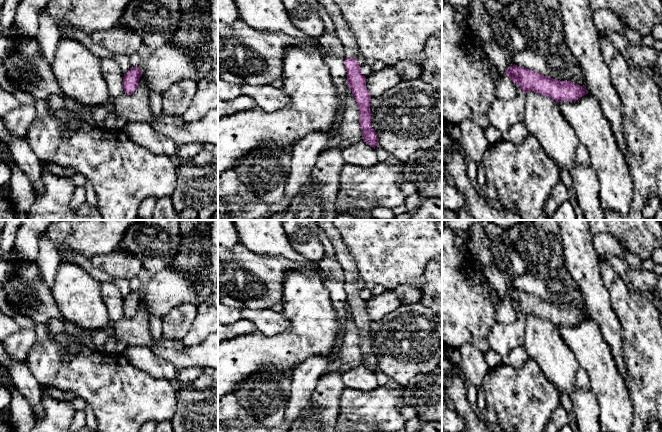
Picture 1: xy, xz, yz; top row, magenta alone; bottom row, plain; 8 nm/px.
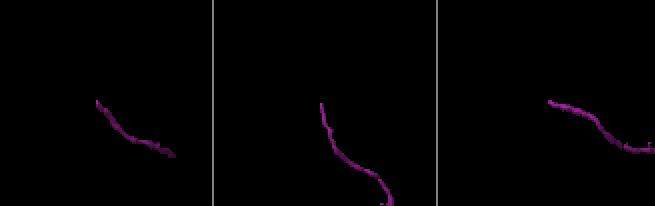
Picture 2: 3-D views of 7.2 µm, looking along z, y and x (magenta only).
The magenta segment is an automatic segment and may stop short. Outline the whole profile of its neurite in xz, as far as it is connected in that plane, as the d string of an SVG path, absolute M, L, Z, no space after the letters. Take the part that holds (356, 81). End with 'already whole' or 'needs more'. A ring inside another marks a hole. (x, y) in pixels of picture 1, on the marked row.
M318 0L318 2L324 6L330 15L335 25L335 33L344 47L347 84L358 105L363 141L375 149L378 141L377 134L371 127L371 96L366 88L366 77L361 74L361 67L356 60L360 52L357 40L334 0Z; needs more

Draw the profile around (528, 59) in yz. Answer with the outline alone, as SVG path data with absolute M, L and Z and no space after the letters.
M526 49L520 53L516 53L512 58L513 64L529 70L536 71L546 77L553 79L567 79L569 77L585 78L581 67L574 63L568 69L555 70L549 68L543 58L542 53Z

